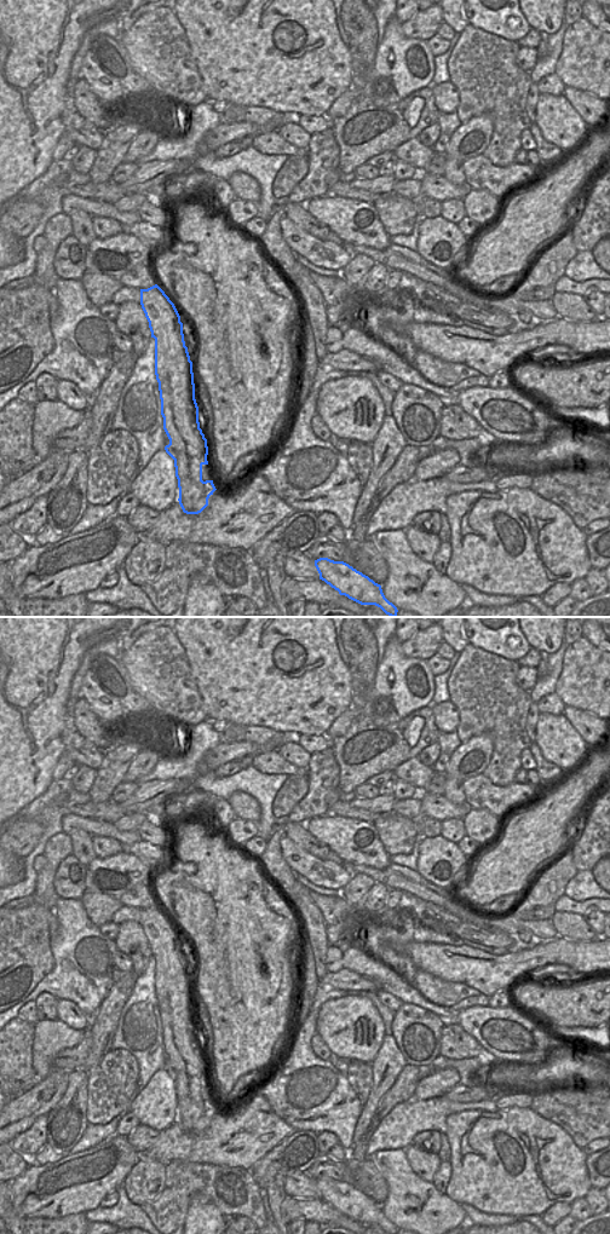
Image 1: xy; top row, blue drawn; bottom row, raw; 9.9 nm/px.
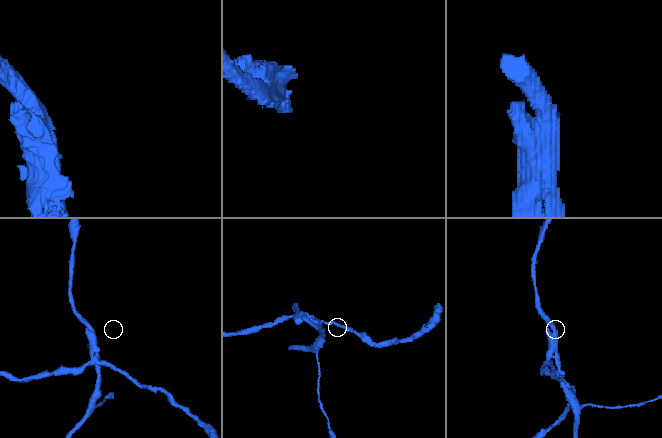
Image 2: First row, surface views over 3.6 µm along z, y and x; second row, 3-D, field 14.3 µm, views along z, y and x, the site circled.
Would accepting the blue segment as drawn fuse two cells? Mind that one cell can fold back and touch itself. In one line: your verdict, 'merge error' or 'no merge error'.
merge error

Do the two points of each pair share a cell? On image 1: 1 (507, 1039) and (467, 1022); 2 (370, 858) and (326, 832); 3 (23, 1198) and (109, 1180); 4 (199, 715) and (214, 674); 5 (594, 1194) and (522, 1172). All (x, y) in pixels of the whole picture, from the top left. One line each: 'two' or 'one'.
1: one
2: one
3: one
4: two
5: two

